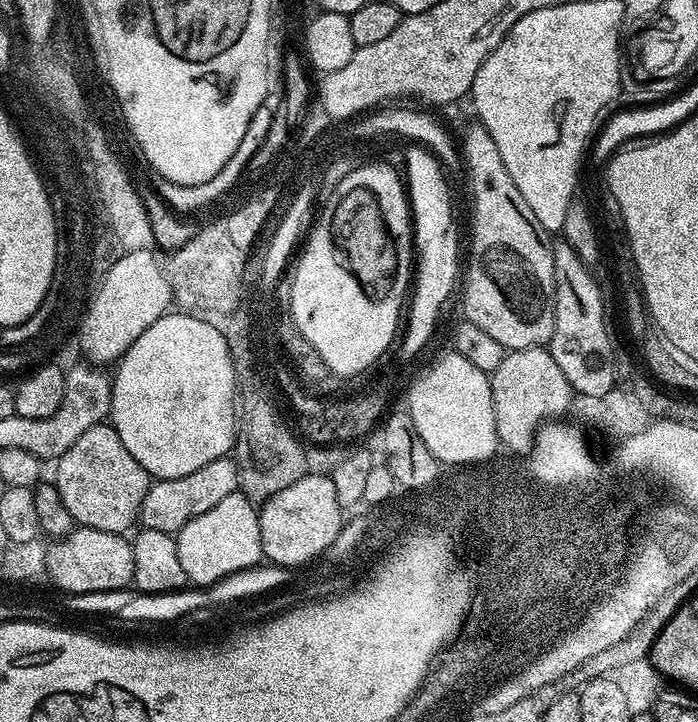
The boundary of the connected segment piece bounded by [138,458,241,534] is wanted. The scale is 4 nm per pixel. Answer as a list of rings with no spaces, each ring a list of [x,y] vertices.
[[[221,458],[214,462],[206,462],[202,470],[194,470],[194,474],[186,474],[182,478],[156,480],[149,483],[146,498],[142,498],[139,523],[150,530],[162,530],[173,534],[179,532],[190,518],[198,518],[198,514],[206,514],[210,506],[218,506],[222,498],[237,491],[241,473],[236,472],[236,464],[232,458]]]

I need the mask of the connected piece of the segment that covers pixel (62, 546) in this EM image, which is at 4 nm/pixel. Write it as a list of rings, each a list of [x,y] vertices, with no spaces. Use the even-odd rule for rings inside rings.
[[[73,527],[72,533],[57,539],[56,544],[48,548],[48,575],[51,583],[65,588],[65,593],[118,591],[127,589],[134,578],[134,554],[131,543],[119,532],[94,530],[93,528]]]

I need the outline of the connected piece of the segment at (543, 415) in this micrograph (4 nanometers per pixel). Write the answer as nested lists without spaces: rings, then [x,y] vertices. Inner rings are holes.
[[[547,347],[509,351],[502,358],[502,366],[490,374],[490,379],[497,441],[520,456],[527,457],[532,452],[543,420],[555,421],[555,416],[568,412],[572,407],[573,390]]]

